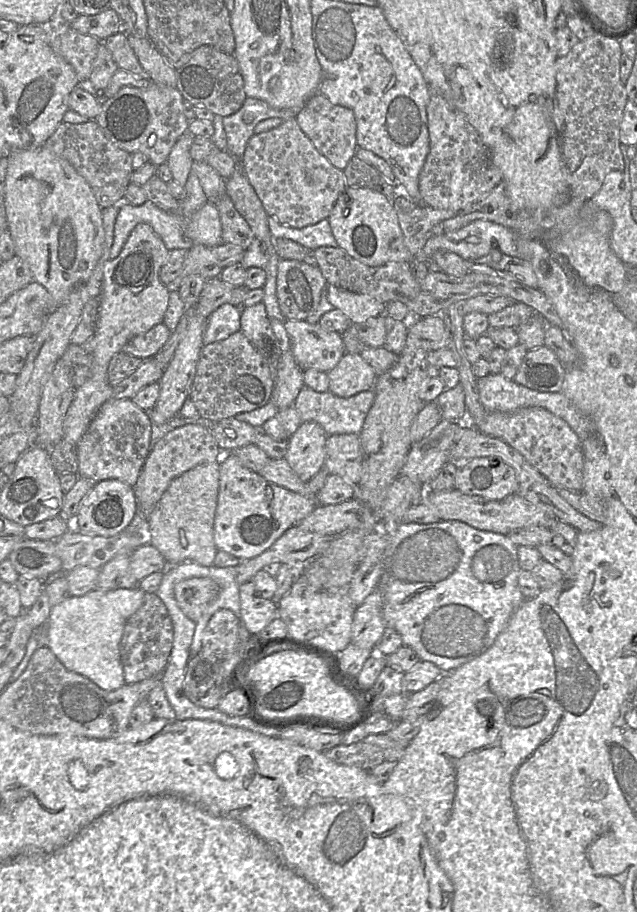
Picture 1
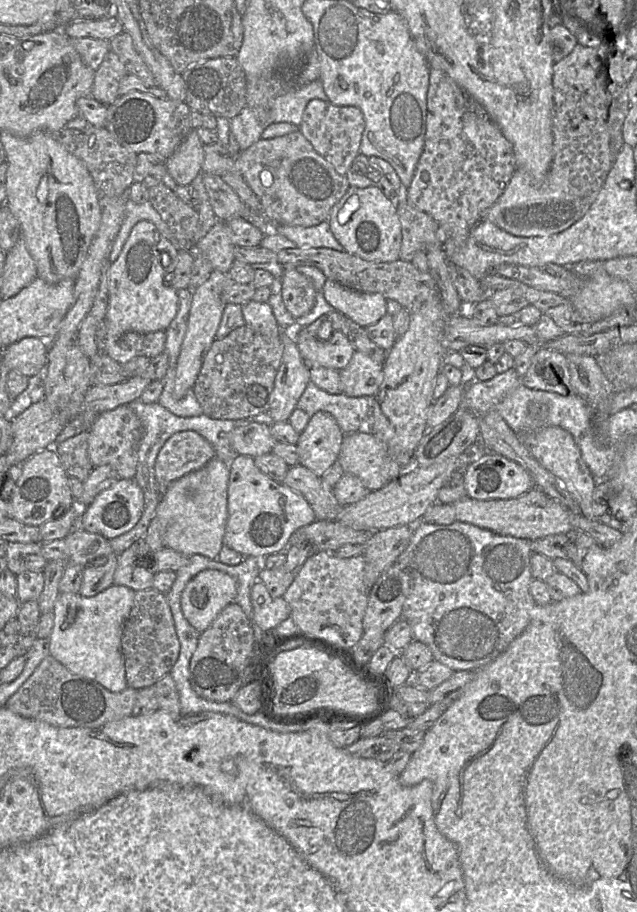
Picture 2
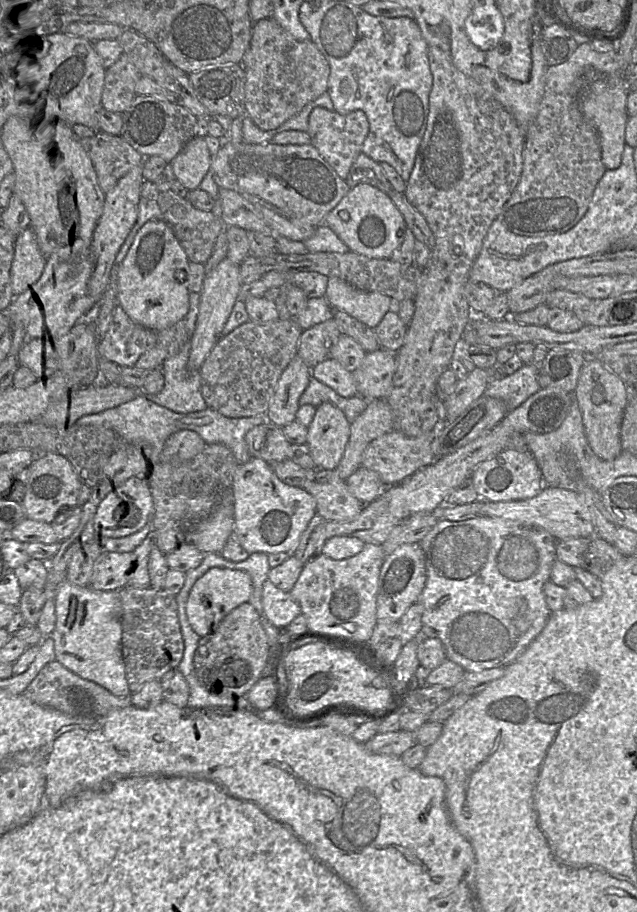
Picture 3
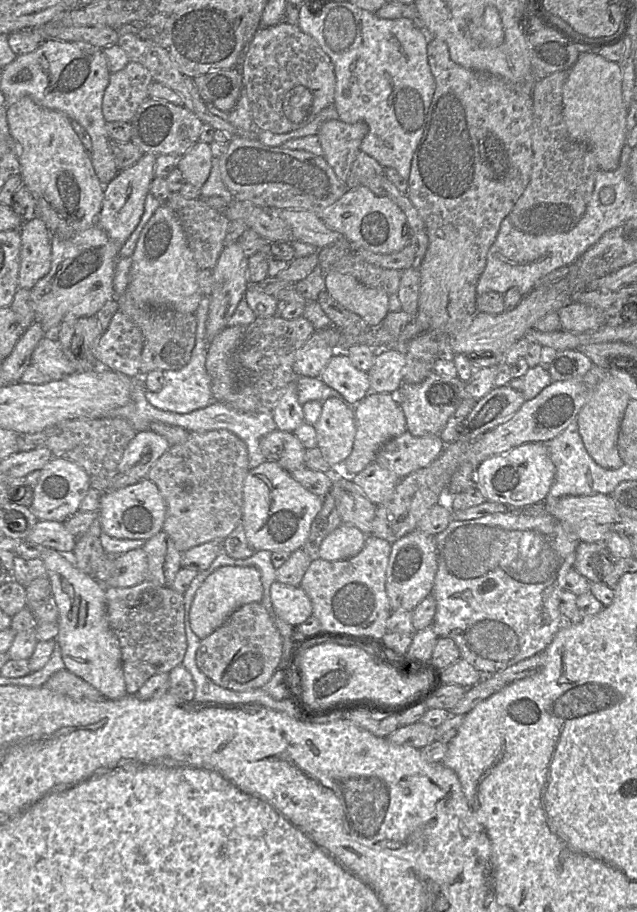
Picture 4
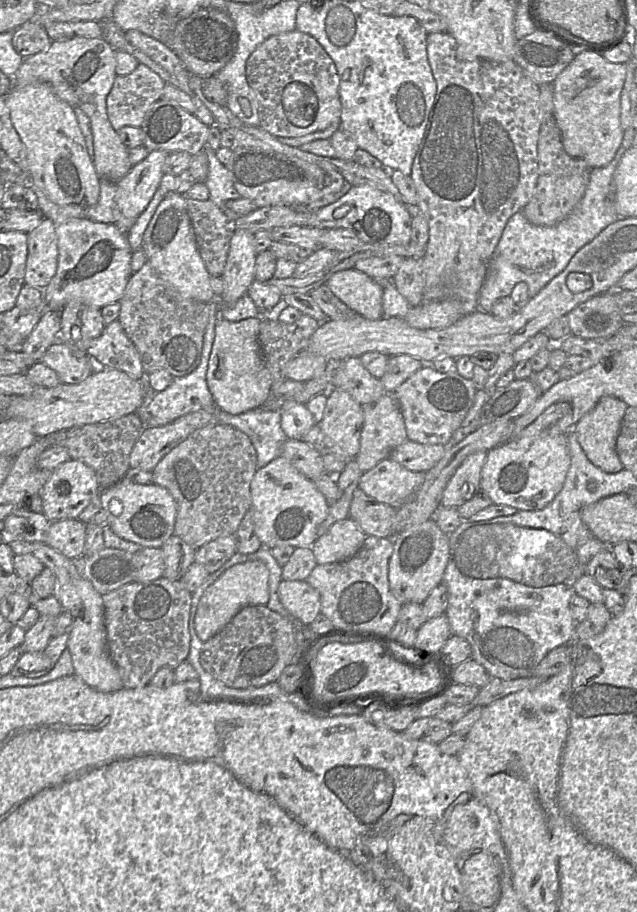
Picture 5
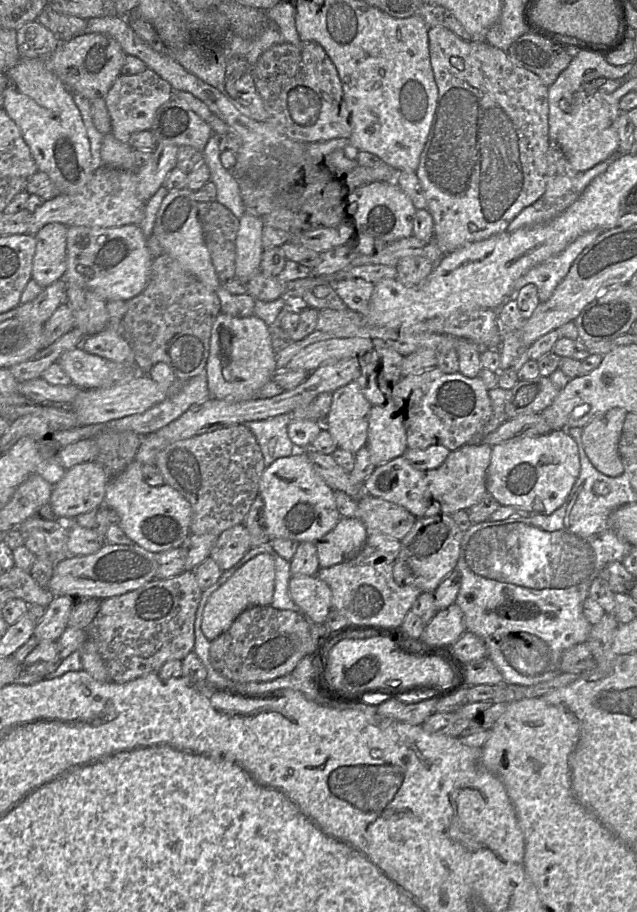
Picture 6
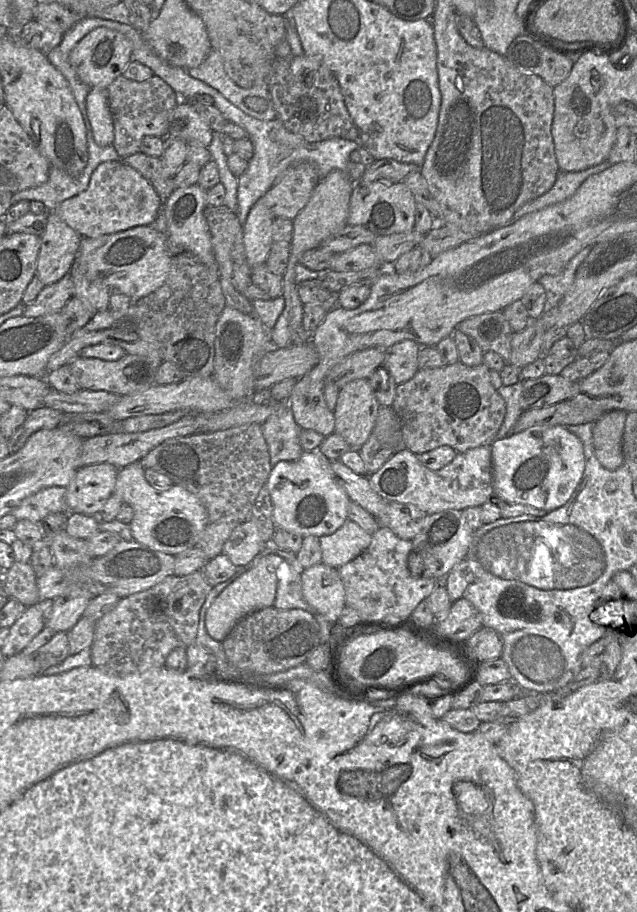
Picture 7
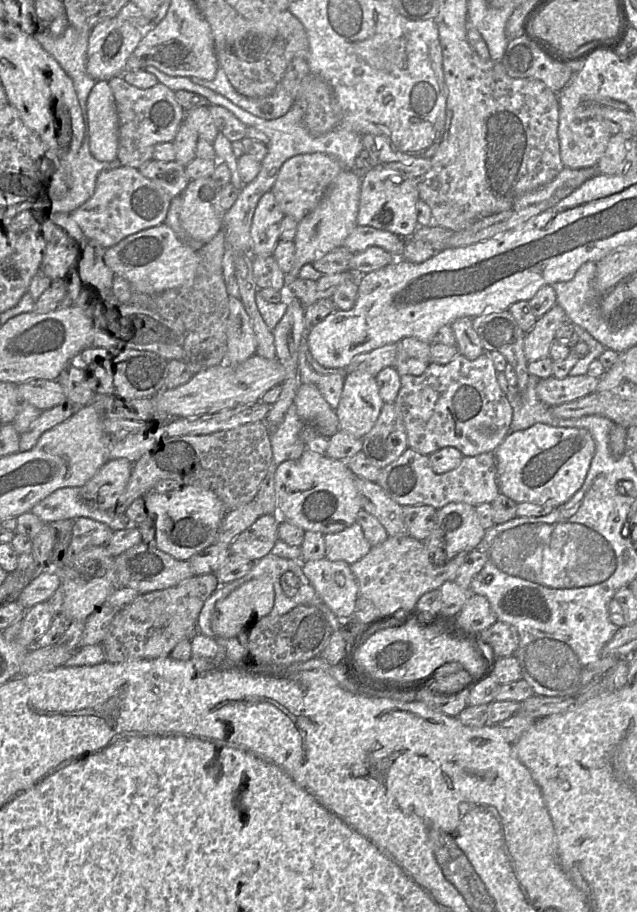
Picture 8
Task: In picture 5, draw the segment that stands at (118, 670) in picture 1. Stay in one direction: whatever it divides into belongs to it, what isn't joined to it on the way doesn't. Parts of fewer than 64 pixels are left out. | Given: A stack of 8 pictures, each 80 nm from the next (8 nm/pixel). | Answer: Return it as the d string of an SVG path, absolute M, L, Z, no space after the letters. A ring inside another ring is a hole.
M32 542L32 555L39 559L55 575L55 590L53 596L72 616L72 627L69 631L67 649L74 667L74 675L88 686L105 693L111 693L124 688L119 671L114 664L108 649L104 621L103 595L98 593L93 585L83 578L74 566L72 559L54 550L46 543Z

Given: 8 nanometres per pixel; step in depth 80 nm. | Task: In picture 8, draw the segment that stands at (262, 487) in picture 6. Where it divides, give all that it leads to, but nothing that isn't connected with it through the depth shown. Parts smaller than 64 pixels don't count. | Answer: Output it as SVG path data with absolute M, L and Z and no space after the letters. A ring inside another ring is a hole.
M305 449L298 459L284 461L276 468L276 512L282 521L288 521L304 531L316 531L323 534L342 531L357 522L357 514L363 508L360 494L356 487L355 476L347 466L346 461L330 458Z

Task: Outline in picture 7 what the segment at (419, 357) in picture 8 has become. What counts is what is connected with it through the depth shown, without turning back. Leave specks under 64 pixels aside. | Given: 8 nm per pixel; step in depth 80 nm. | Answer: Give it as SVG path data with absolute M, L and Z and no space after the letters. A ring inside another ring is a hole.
M402 340L386 349L384 366L397 385L409 380L419 370L417 358L420 348L414 340Z

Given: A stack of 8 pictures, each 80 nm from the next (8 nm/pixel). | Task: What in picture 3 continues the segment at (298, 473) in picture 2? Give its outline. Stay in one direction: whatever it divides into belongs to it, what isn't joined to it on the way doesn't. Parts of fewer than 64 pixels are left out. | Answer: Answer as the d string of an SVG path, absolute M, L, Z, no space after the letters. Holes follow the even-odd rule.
M313 470L313 479L304 488L316 501L316 513L326 521L344 522L358 516L364 508L348 489L336 470Z

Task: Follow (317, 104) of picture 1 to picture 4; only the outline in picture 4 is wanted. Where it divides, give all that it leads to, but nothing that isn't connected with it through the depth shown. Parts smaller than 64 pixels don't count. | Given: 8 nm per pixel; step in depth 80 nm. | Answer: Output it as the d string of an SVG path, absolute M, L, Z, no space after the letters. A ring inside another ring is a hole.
M332 119L321 124L316 135L323 150L323 157L341 181L346 181L367 132L368 125L364 121L346 123Z

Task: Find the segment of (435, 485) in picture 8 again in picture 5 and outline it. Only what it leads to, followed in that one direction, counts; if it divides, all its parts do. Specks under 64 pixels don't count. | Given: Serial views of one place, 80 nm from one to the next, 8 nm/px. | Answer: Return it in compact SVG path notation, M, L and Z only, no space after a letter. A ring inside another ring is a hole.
M479 451L462 462L443 491L440 506L457 508L472 498L480 489L481 471L487 455L487 451ZM385 459L362 474L359 487L370 497L397 509L412 498L424 479L425 472L413 472Z

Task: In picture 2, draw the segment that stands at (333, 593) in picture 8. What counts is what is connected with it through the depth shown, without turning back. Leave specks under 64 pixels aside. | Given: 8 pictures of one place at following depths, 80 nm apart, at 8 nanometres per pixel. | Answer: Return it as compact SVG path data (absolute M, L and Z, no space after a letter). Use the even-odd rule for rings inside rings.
M260 580L253 584L250 598L253 608L252 622L265 631L275 628L290 617L291 609L285 599L271 596Z

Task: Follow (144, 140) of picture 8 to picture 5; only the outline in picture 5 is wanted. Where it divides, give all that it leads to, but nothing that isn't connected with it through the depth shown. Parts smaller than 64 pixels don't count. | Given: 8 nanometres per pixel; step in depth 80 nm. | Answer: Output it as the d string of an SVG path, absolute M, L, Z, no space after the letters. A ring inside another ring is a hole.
M139 63L128 75L116 76L106 98L108 119L113 129L140 127L155 102L162 99L165 81Z

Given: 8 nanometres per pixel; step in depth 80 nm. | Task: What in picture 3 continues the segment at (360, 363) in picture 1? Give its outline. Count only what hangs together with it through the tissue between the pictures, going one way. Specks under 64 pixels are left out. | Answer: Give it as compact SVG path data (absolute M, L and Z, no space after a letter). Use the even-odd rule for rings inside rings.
M382 347L367 352L362 363L352 371L358 396L366 400L384 399L392 389L396 371L396 354Z

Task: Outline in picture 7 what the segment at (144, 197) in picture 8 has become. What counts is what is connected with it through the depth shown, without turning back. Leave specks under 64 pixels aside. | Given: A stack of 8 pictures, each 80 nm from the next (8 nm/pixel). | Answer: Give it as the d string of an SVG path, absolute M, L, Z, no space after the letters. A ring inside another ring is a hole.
M121 159L100 164L82 193L61 202L52 212L82 238L98 238L137 226L149 226L156 220L163 200L153 185Z

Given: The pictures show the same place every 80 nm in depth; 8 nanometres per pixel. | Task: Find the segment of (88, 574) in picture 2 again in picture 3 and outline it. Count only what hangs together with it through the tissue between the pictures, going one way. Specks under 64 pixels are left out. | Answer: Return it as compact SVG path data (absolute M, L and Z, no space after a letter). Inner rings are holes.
M103 551L94 564L89 586L97 591L120 590L128 585L133 562L133 552Z

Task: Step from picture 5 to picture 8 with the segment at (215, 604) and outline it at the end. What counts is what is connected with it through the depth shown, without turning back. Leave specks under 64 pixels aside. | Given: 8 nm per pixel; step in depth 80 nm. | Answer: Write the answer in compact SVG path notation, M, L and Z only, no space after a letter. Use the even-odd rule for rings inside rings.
M261 575L218 601L211 617L211 628L216 637L232 638L246 626L270 613L275 591L272 579Z

